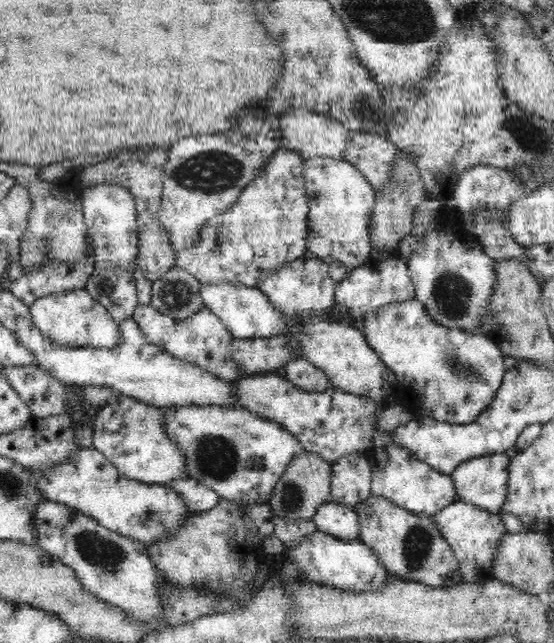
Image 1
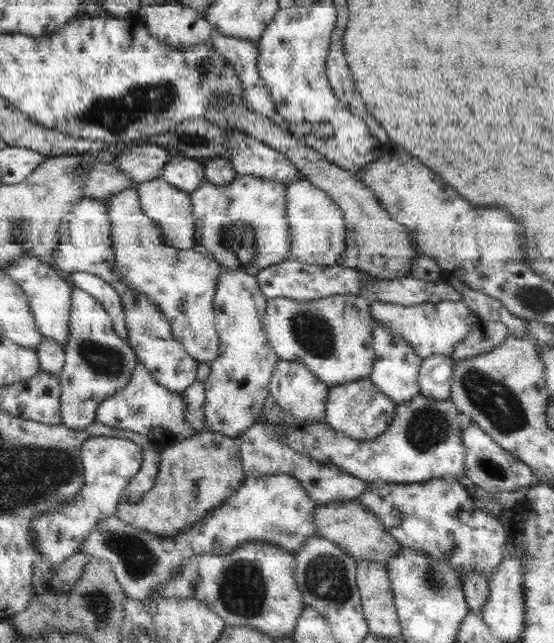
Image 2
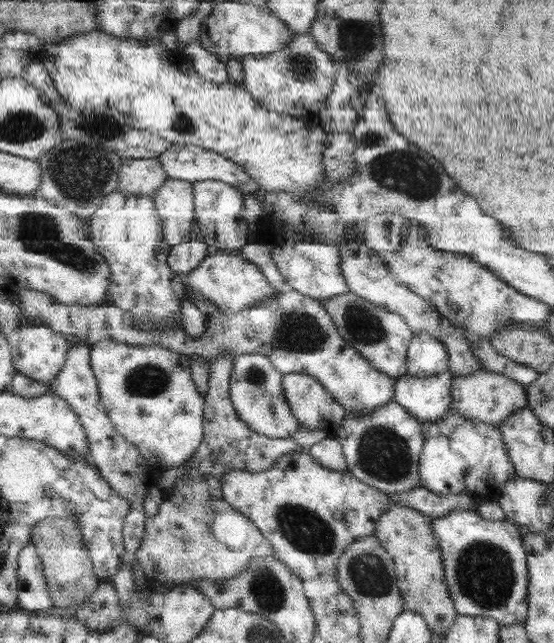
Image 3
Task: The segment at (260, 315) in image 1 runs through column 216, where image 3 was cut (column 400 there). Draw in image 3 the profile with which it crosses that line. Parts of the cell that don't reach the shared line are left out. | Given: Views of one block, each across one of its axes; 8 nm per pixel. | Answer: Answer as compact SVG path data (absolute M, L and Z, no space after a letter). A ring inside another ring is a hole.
M358 239L344 243L338 246L342 256L342 272L349 285L350 292L357 296L363 297L365 300L371 301L373 304L382 306L389 312L400 314L406 318L407 324L416 334L429 333L437 340L441 341L447 352L447 366L450 374L469 374L478 368L485 367L480 363L477 357L471 354L471 344L469 340L465 340L450 323L448 319L443 318L438 309L422 296L407 288L406 285L399 284L399 281L391 273L389 266L379 253L367 247Z

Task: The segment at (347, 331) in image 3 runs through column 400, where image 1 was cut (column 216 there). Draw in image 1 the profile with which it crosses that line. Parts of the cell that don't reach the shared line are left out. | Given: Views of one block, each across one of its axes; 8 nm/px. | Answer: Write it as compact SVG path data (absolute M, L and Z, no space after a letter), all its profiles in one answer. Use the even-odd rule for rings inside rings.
M139 304L133 317L151 344L160 346L174 357L187 360L222 380L234 381L242 376L239 364L232 359L233 345L238 339L232 335L227 324L208 307L204 306L190 316L176 318L161 313L152 304Z

